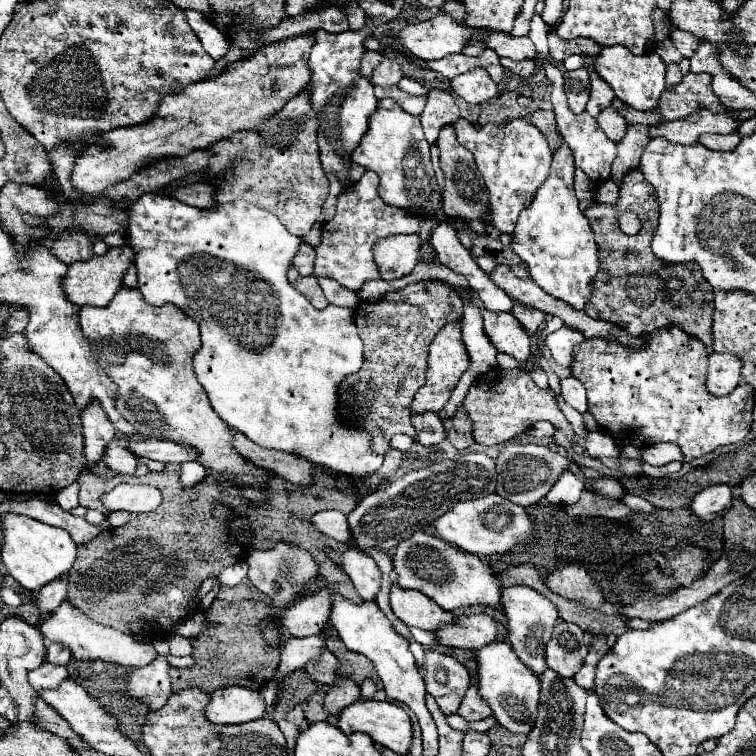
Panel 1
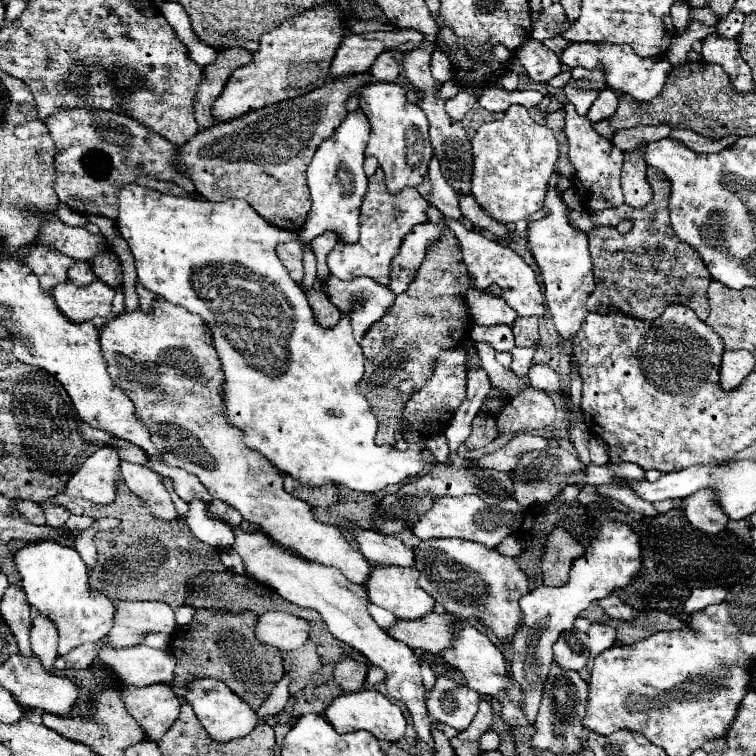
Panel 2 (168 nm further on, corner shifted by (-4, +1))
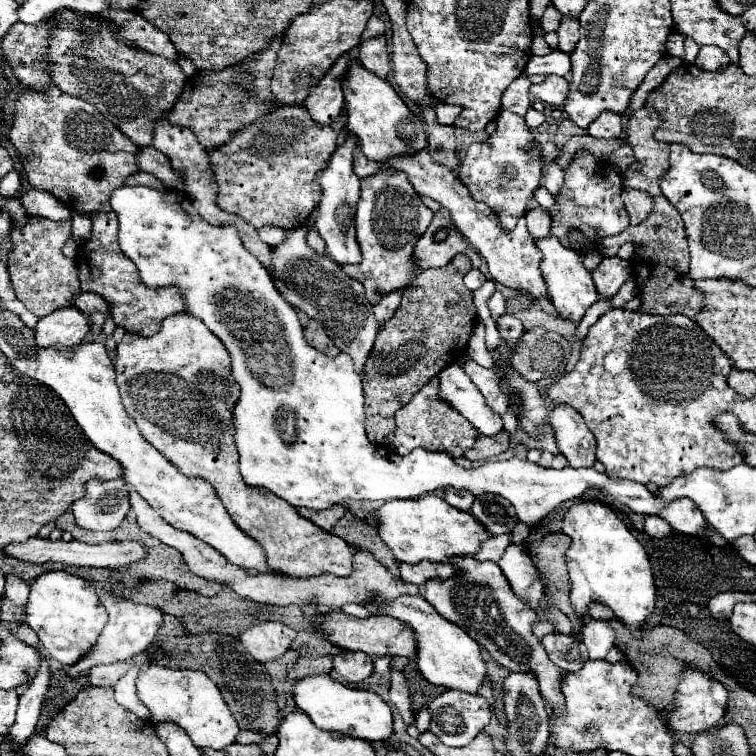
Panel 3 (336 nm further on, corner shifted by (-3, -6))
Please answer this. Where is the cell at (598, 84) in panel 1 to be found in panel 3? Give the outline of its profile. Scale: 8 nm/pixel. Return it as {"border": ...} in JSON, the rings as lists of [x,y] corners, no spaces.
{"border":[[[601,113],[587,129],[587,133],[591,137],[597,137],[597,139],[617,139],[621,137],[623,133],[623,123],[621,123],[621,117],[615,115],[615,113]]]}

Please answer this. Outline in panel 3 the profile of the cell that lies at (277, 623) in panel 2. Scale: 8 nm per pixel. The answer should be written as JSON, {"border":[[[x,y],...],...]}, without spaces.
{"border":[[[265,621],[253,625],[239,635],[239,641],[245,651],[259,663],[279,659],[291,647],[293,639],[293,629],[279,621]]]}

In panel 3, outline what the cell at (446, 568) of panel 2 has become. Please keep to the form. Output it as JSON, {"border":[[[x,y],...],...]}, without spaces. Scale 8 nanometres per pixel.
{"border":[[[455,557],[459,573],[447,581],[431,579],[425,583],[423,597],[437,609],[439,615],[453,621],[465,629],[479,645],[483,645],[489,655],[509,671],[529,671],[537,677],[539,689],[547,707],[561,711],[561,669],[553,665],[541,645],[533,635],[533,623],[537,623],[535,611],[531,611],[509,587],[505,575],[499,571],[497,563],[475,561],[473,557]]]}

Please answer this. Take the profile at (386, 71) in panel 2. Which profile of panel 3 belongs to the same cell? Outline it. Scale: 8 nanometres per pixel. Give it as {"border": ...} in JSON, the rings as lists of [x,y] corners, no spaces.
{"border":[[[377,35],[367,41],[361,41],[357,51],[359,51],[359,61],[369,71],[373,71],[379,77],[387,77],[391,65],[389,65],[389,51],[387,51],[385,35]]]}

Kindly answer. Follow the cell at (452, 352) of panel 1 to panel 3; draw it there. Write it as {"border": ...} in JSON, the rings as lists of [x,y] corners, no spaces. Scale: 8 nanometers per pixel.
{"border":[[[433,377],[421,391],[417,391],[417,395],[395,413],[395,441],[393,447],[399,455],[407,455],[409,451],[413,451],[415,447],[423,447],[427,451],[439,451],[439,453],[447,453],[449,457],[457,459],[461,457],[467,449],[473,447],[475,439],[477,439],[477,429],[471,427],[469,421],[465,421],[457,411],[453,411],[447,403],[441,403],[437,399],[439,393],[439,383],[437,377]]]}

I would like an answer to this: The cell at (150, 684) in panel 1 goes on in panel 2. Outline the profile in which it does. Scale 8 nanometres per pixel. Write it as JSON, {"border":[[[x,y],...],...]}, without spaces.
{"border":[[[154,684],[146,688],[126,686],[122,690],[122,700],[134,720],[144,728],[146,736],[156,742],[180,714],[180,702],[170,684]]]}

